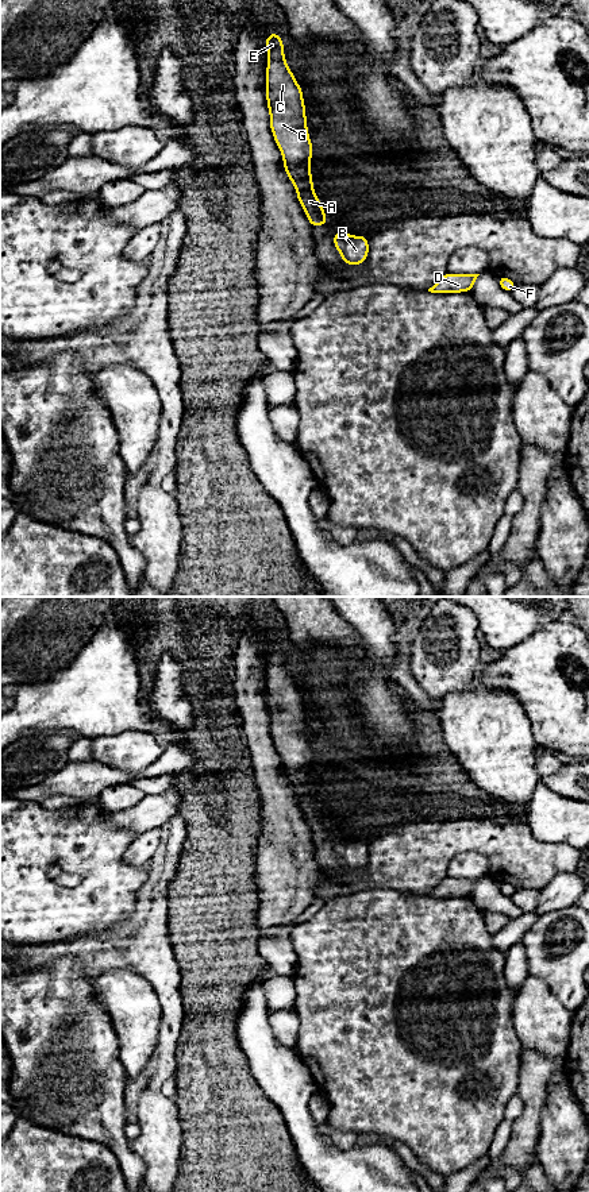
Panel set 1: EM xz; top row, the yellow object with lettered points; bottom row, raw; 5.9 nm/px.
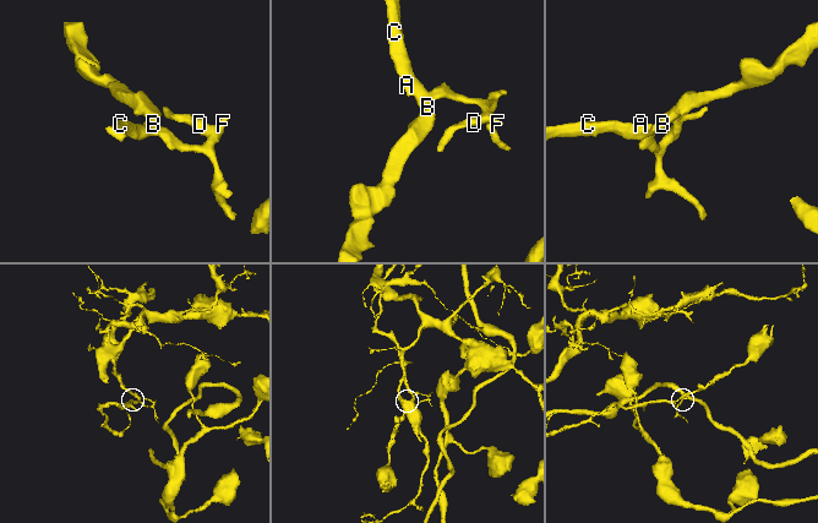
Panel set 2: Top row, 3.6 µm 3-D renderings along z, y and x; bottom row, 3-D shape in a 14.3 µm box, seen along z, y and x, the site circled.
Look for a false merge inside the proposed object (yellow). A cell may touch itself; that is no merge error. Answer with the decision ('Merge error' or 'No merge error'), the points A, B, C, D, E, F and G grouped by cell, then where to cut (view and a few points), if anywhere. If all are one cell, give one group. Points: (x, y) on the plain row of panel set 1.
No merge error. Groups: A B C D E F G. No split

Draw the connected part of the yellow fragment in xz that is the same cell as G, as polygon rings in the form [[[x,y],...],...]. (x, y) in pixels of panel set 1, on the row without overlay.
[[[276,636],[266,643],[265,651],[269,656],[266,703],[274,745],[282,757],[286,780],[294,788],[309,829],[326,830],[328,823],[313,798],[309,776],[313,753],[307,736],[301,693],[285,667],[282,644]]]

